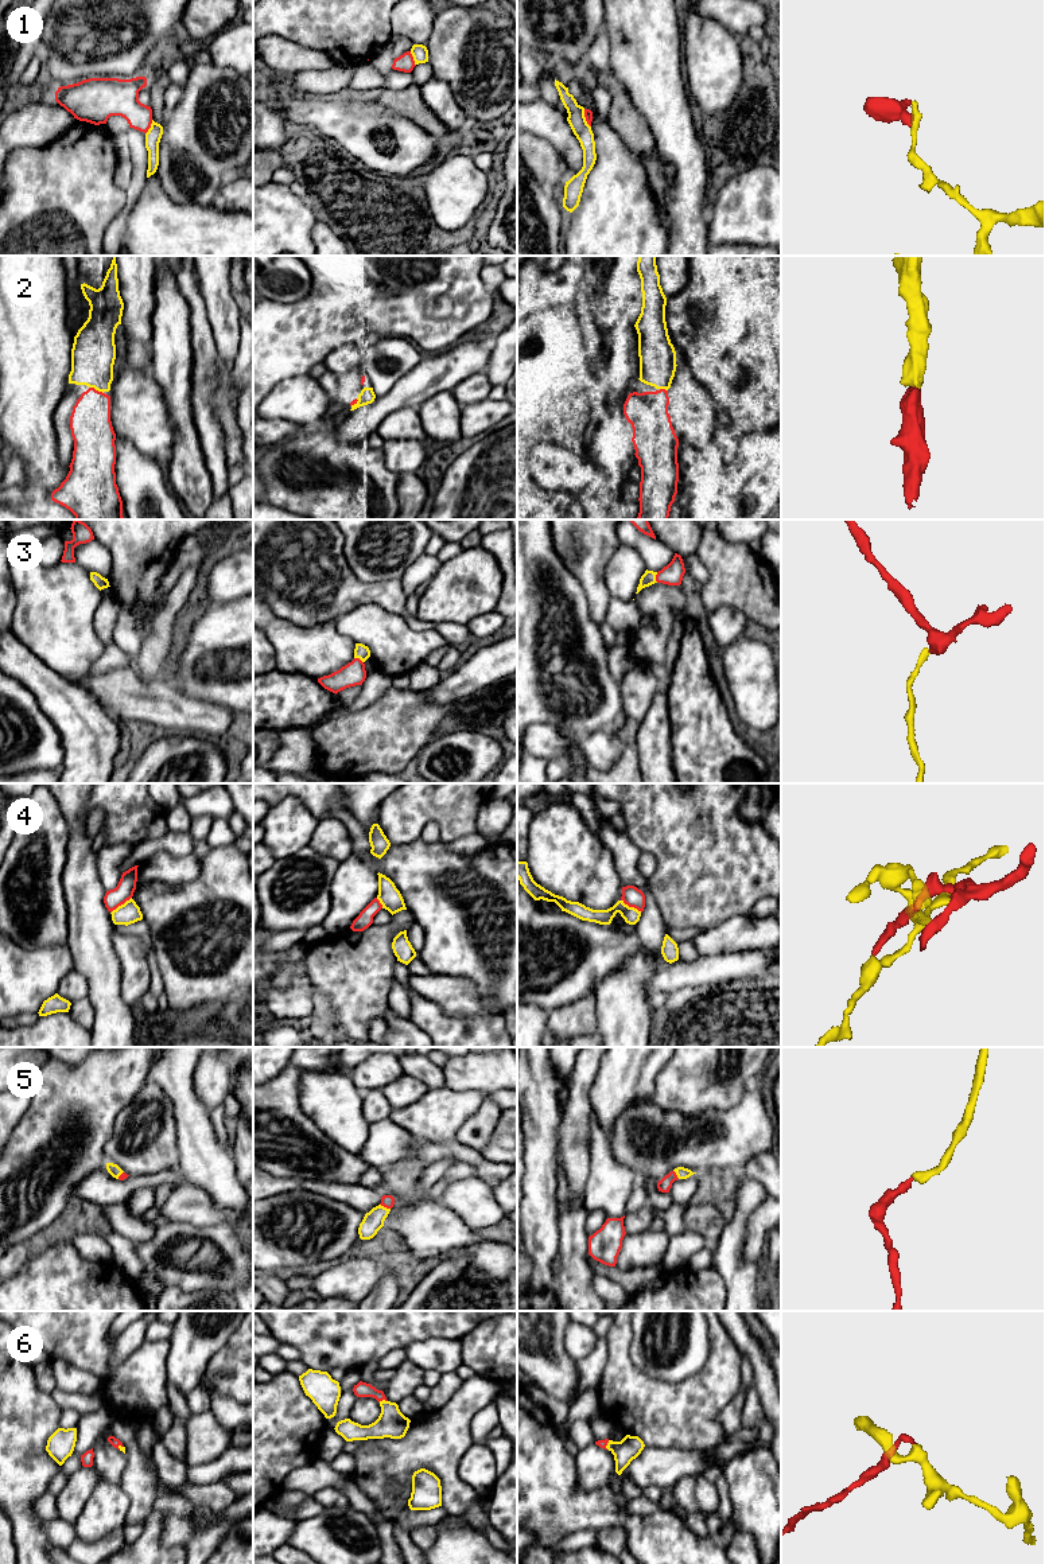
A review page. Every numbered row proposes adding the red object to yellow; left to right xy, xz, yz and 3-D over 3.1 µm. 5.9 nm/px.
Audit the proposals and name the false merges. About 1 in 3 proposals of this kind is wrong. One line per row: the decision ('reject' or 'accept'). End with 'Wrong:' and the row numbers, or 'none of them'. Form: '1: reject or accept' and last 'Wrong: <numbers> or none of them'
1: reject
2: accept
3: accept
4: reject
5: accept
6: accept
Wrong: 1, 4

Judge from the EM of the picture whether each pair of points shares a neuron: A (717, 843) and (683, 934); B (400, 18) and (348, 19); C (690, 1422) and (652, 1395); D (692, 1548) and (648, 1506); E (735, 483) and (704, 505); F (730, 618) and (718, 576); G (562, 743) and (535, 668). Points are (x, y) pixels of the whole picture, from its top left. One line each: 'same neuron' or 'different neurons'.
A: different neurons
B: different neurons
C: same neuron
D: different neurons
E: same neuron
F: different neurons
G: different neurons

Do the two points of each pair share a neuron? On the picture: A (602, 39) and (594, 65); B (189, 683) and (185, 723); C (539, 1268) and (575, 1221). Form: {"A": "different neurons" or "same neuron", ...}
{"A": "same neuron", "B": "different neurons", "C": "different neurons"}

